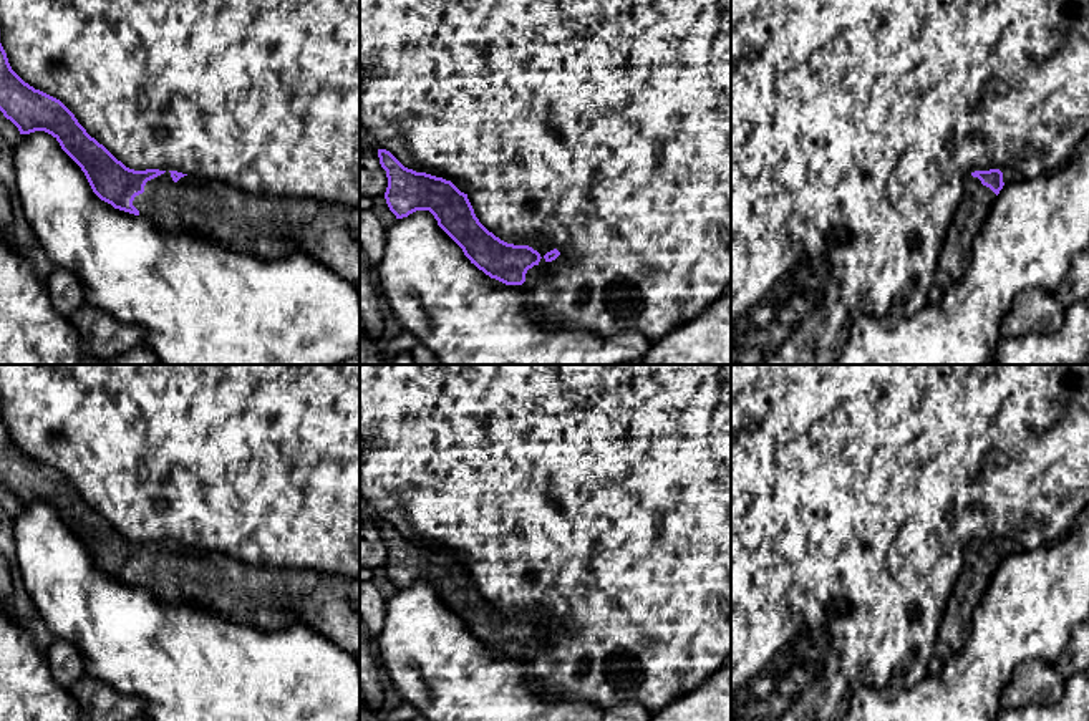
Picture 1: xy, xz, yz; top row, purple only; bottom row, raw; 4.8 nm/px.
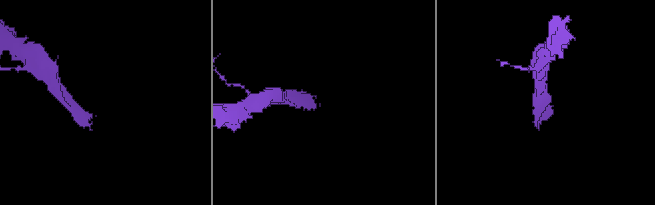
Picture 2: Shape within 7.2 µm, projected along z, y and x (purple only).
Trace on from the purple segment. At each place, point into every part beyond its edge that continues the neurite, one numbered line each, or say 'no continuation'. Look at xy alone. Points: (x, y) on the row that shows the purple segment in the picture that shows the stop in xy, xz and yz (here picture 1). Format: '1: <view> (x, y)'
1: xy (222, 214)

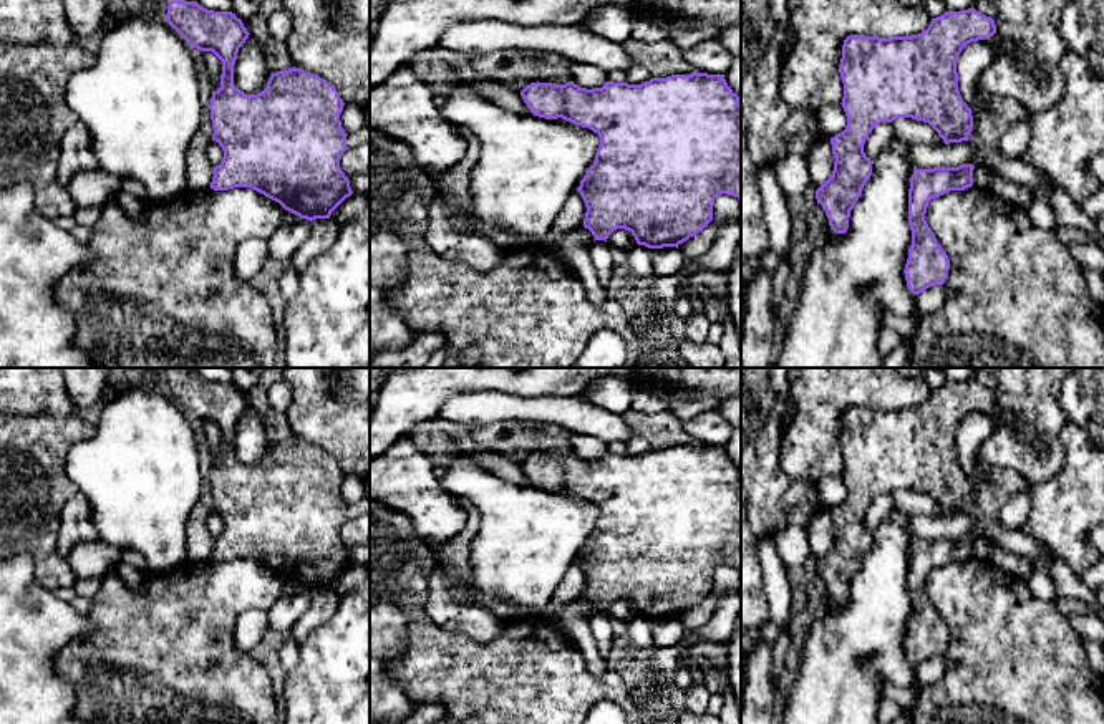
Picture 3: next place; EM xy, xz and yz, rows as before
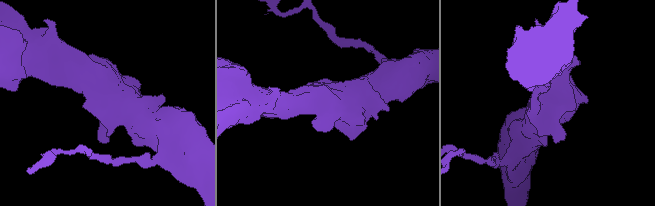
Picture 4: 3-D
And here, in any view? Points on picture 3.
no continuation

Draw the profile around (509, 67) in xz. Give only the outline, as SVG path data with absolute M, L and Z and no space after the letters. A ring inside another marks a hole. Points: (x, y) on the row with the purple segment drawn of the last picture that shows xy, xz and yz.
M519 50L472 53L469 71L479 80L497 81L522 91L530 83L565 84L574 81L572 61L547 51L524 56Z

